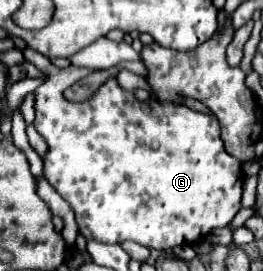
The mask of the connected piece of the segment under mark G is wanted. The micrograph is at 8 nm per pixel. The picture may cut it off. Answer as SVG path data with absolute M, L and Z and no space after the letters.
M26 48L23 51L24 58L32 64L38 66L40 72L44 74L50 74L50 78L36 90L36 120L34 120L34 126L36 130L44 136L44 140L48 142L48 152L42 156L42 162L44 162L44 178L56 188L56 192L74 208L76 212L76 222L78 222L78 228L80 232L90 240L90 238L96 238L100 242L126 242L126 240L134 240L146 248L156 248L158 252L170 252L174 246L182 246L184 242L186 244L196 244L200 242L202 238L206 238L212 230L216 228L224 228L232 222L232 218L236 216L236 212L240 210L240 200L242 200L242 184L244 184L244 174L242 174L242 164L232 158L230 154L226 154L224 150L224 142L220 138L220 126L216 122L214 116L210 114L200 114L196 110L190 110L190 108L184 108L184 106L172 106L172 104L160 104L156 100L150 100L150 102L138 102L134 98L134 94L130 92L124 92L116 80L112 78L112 82L106 82L104 86L100 86L100 94L96 94L96 98L80 103L68 102L63 96L63 91L72 86L72 82L84 78L84 74L88 74L90 68L76 68L76 66L68 66L64 70L58 70L56 66L50 64L50 60L40 54L40 52L34 52L31 48Z

